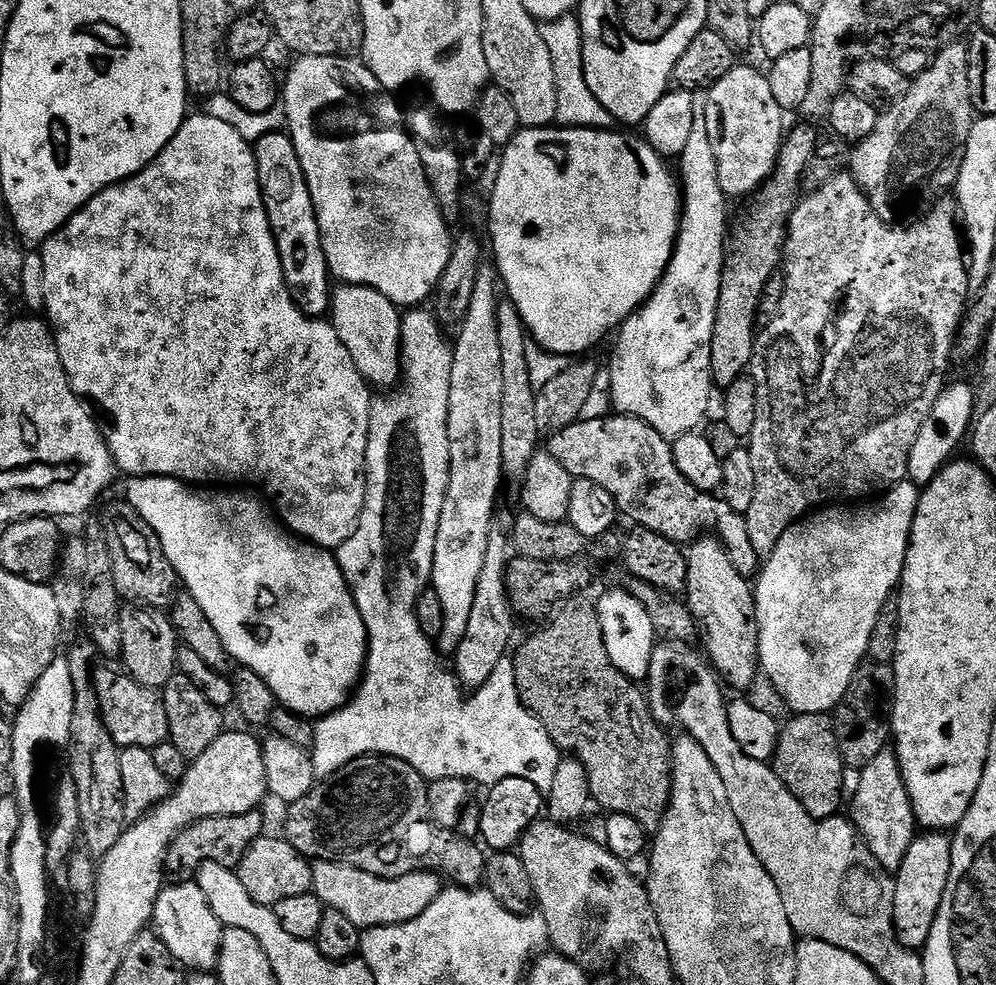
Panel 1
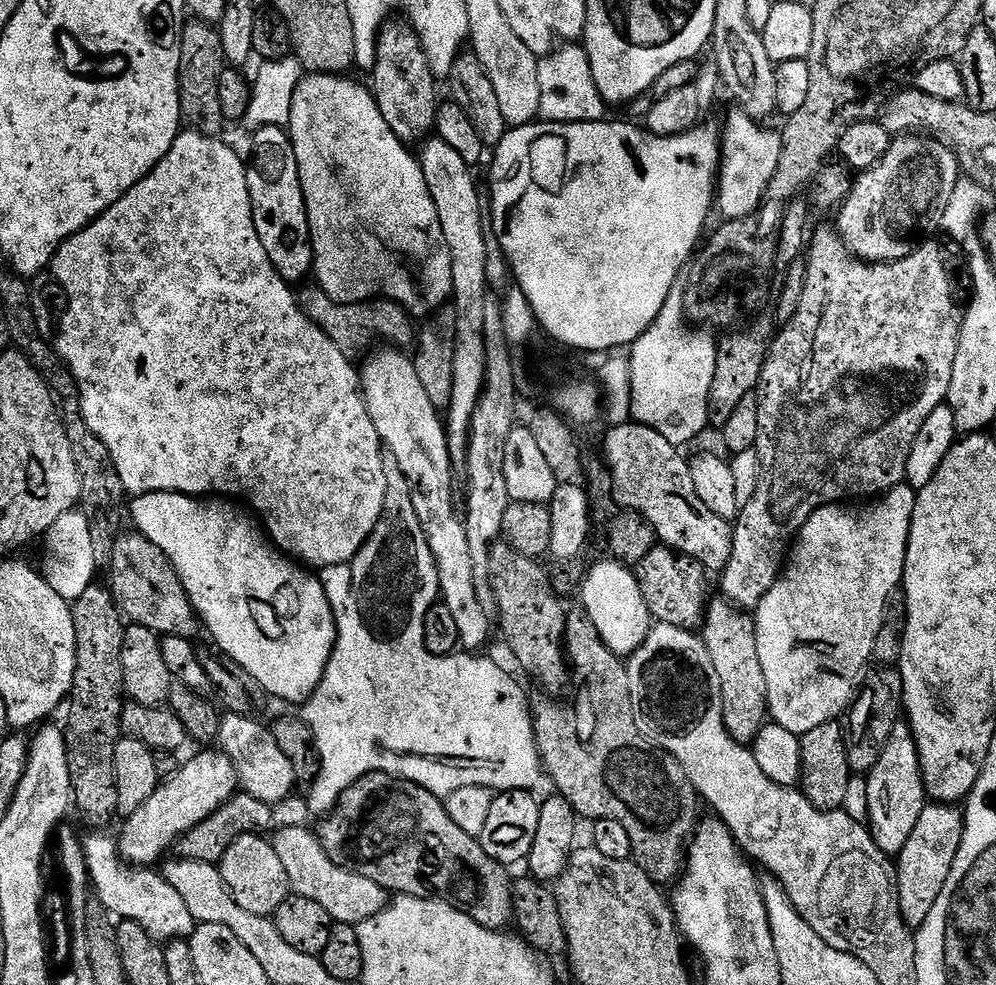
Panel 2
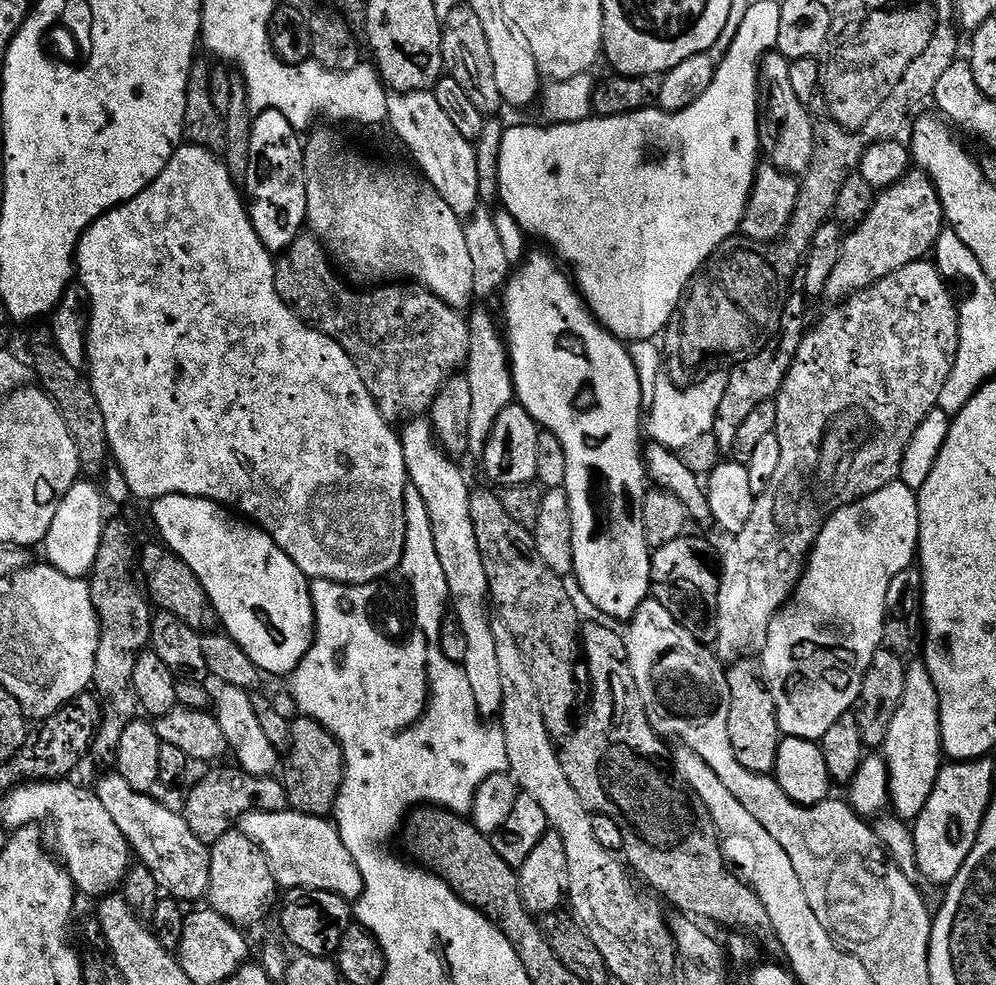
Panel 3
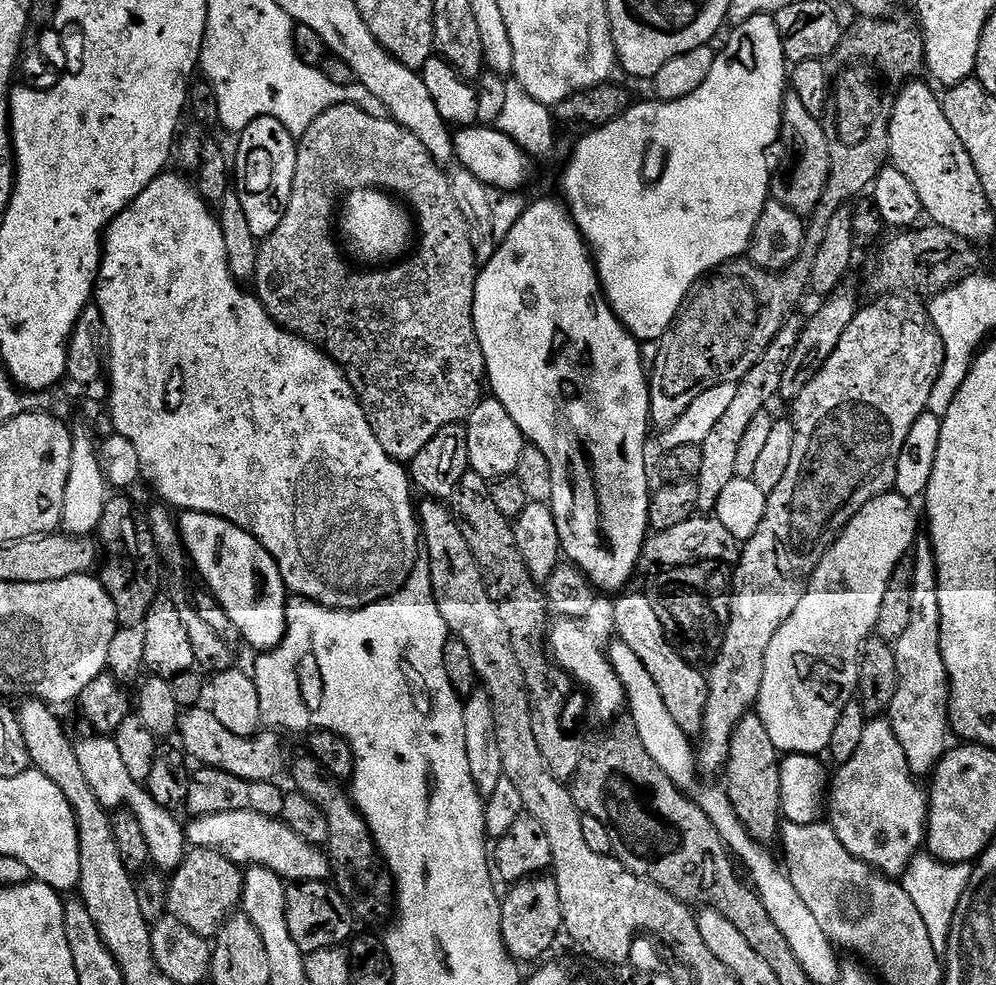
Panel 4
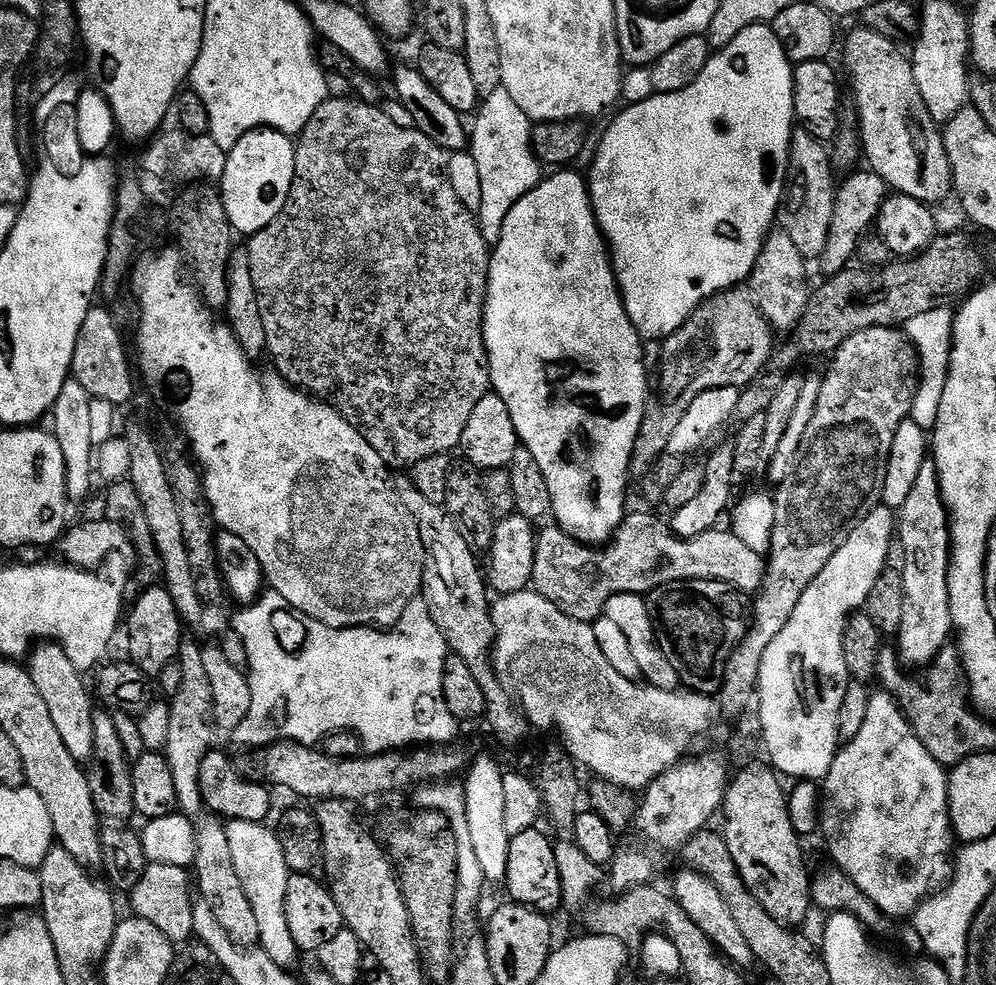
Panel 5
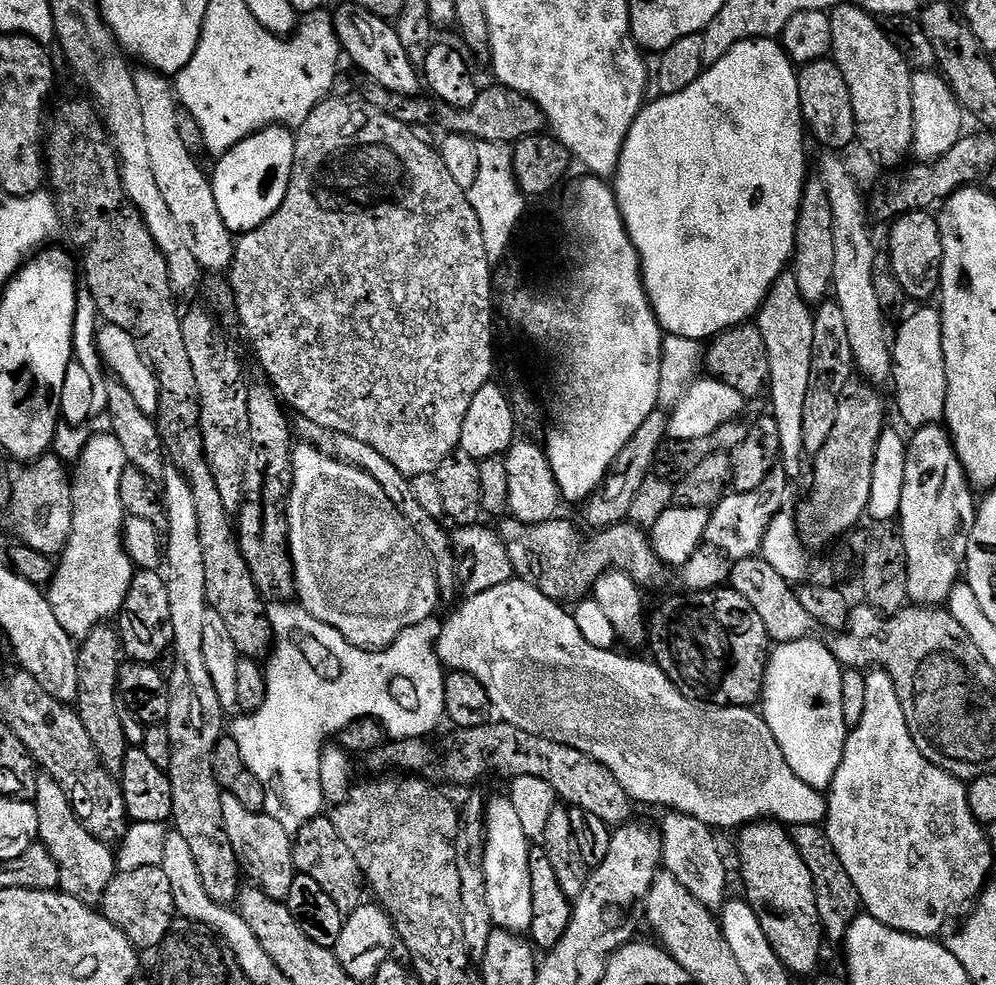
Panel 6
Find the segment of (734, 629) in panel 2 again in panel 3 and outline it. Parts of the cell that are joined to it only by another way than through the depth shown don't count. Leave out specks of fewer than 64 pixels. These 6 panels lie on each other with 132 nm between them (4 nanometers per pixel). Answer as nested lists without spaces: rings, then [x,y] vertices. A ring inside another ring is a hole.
[[[736,662],[727,669],[730,686],[730,710],[726,714],[728,737],[734,758],[748,771],[772,774],[776,770],[776,751],[782,733],[776,721],[774,698],[768,693],[761,673],[752,662]]]

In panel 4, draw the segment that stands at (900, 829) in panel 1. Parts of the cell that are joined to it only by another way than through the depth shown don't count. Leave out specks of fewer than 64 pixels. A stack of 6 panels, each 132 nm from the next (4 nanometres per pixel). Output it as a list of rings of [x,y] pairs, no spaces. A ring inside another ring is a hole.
[[[917,535],[912,565],[914,590],[910,594],[910,626],[906,626],[902,638],[894,642],[898,662],[898,690],[894,694],[894,702],[887,710],[886,719],[891,722],[898,742],[902,742],[902,754],[906,754],[912,775],[924,778],[924,775],[927,777],[935,773],[936,765],[950,747],[948,675],[940,649],[942,614],[938,606],[936,557],[932,554],[932,541],[927,535]]]

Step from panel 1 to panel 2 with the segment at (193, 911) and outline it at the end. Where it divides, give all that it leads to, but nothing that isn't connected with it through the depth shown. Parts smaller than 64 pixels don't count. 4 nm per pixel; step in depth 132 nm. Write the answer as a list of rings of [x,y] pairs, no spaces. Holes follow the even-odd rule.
[[[96,836],[87,841],[86,851],[91,875],[100,883],[99,903],[105,909],[121,912],[121,917],[137,920],[153,937],[162,942],[171,942],[177,938],[191,937],[198,923],[193,916],[190,906],[182,898],[182,894],[169,884],[163,875],[156,870],[140,870],[144,872],[131,872],[120,865],[116,857],[116,844],[108,836]],[[113,908],[113,910],[112,910]]]

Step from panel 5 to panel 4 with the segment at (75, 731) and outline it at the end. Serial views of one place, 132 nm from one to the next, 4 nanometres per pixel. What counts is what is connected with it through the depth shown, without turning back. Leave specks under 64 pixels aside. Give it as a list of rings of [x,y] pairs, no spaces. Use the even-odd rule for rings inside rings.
[[[89,734],[85,740],[75,741],[78,754],[78,766],[82,775],[94,790],[94,798],[109,810],[116,810],[123,806],[134,814],[138,826],[142,826],[142,835],[146,838],[148,859],[161,873],[171,874],[176,871],[186,855],[186,828],[175,820],[169,809],[158,806],[154,798],[148,793],[147,787],[141,781],[130,778],[126,765],[122,762],[115,739],[107,735]]]

